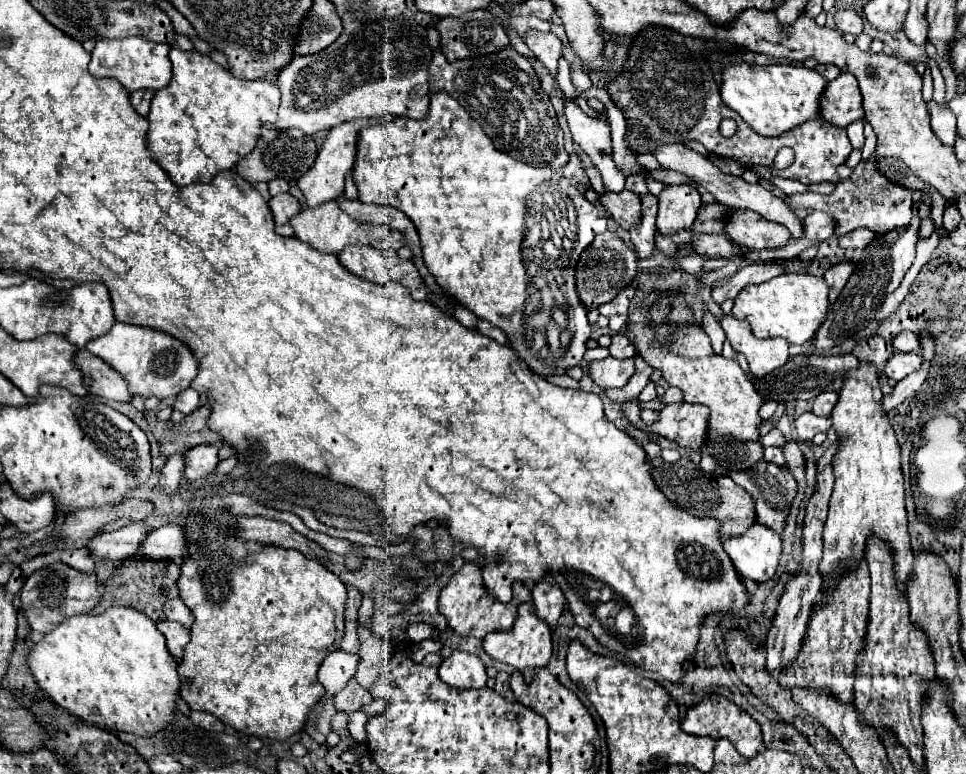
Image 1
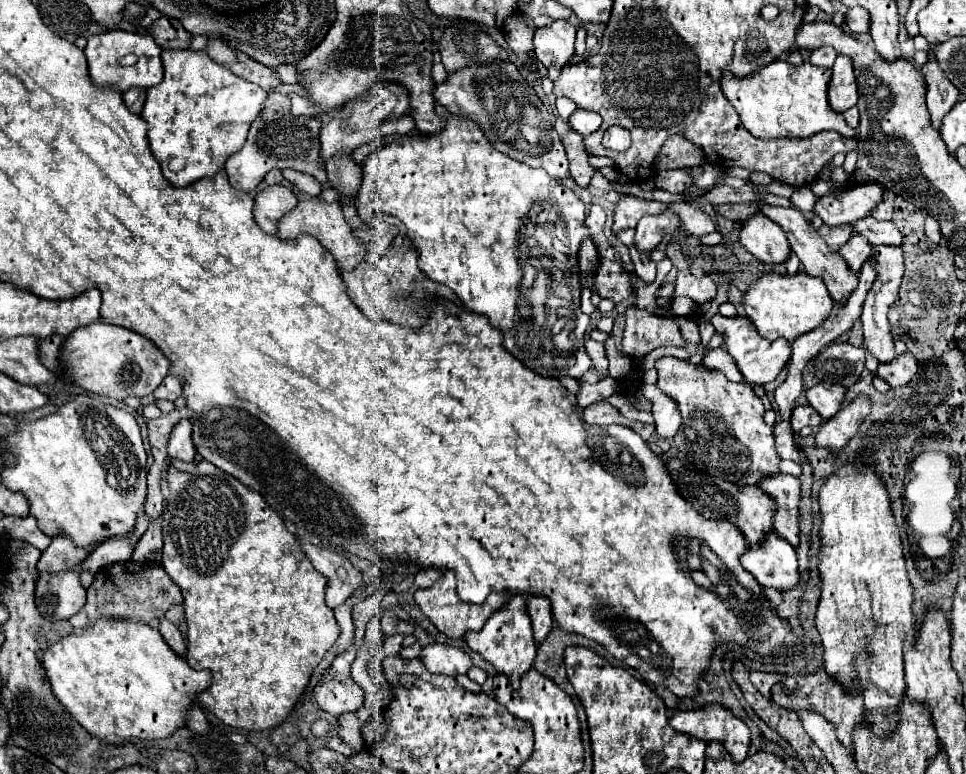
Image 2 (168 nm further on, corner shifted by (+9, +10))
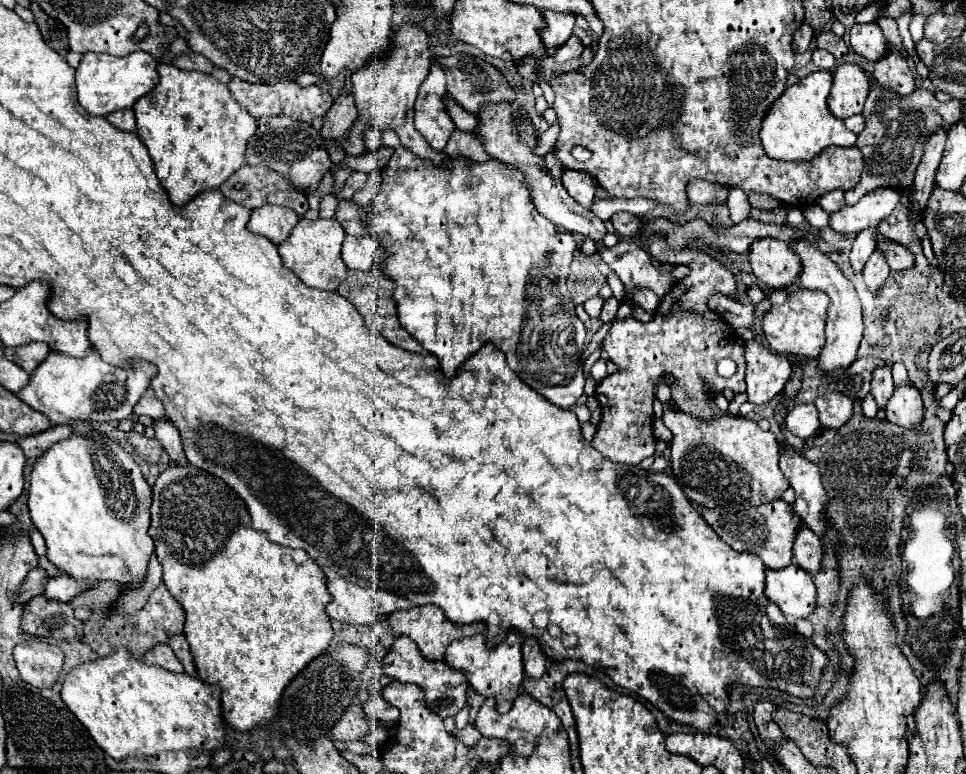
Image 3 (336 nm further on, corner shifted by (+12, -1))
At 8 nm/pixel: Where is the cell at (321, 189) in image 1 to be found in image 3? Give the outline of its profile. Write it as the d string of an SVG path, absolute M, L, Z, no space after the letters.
M404 24L396 30L392 38L392 52L384 60L374 60L366 68L352 74L352 98L358 108L358 116L370 128L394 130L400 142L418 154L420 158L430 158L434 164L446 162L448 156L432 150L428 142L414 128L414 102L418 88L428 76L428 66L432 62L432 52L428 50L428 36L416 24Z

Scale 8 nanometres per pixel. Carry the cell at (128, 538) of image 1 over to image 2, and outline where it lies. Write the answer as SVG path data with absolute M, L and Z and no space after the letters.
M55 537L51 545L41 553L37 563L39 573L59 573L75 569L93 549L81 549L71 543L67 537Z

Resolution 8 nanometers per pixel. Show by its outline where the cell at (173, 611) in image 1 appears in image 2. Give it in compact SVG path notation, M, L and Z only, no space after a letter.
M175 605L171 607L171 611L167 611L165 615L173 625L179 627L179 631L185 635L187 633L187 623L185 623L185 615L183 615L183 605Z

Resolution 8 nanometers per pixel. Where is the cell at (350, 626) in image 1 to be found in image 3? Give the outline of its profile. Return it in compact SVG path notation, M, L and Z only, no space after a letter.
M344 578L328 580L326 586L332 596L332 602L326 606L326 614L340 622L364 622L368 616L370 622L374 622L384 614L412 606L404 596L384 590L368 590Z

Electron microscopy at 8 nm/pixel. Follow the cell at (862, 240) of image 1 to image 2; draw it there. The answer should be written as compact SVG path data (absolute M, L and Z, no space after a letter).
M867 217L867 219L855 221L853 227L855 227L855 233L865 235L873 247L877 245L899 247L901 245L901 233L893 221L877 221L875 217Z

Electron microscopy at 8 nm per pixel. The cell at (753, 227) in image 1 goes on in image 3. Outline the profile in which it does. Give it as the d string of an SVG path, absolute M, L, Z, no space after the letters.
M760 238L750 246L752 272L770 288L790 286L800 274L800 258L788 242Z

